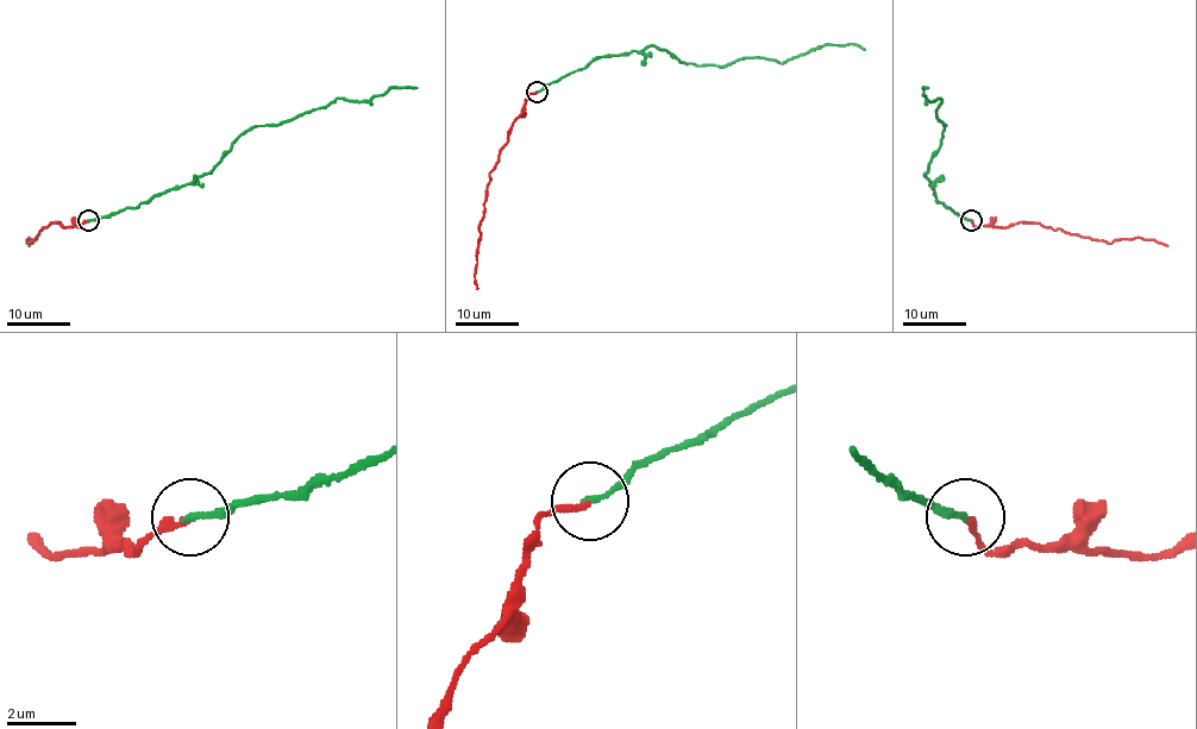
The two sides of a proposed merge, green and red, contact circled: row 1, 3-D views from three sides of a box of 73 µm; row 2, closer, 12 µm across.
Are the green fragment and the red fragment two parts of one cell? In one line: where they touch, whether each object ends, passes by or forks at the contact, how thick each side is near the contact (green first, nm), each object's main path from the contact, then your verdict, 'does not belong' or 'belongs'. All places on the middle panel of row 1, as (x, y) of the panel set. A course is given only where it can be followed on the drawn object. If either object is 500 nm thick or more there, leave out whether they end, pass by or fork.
place (537, 92); green ends; red ends; calibres 180 and 200 nm; course green (537, 92), (601, 56), (650, 45), (706, 66), (784, 62), (823, 45), (865, 50); course red (537, 92), (526, 96), (525, 111), (513, 123), (500, 152), (500, 162), (490, 173), (477, 243), (476, 288); does not belong

